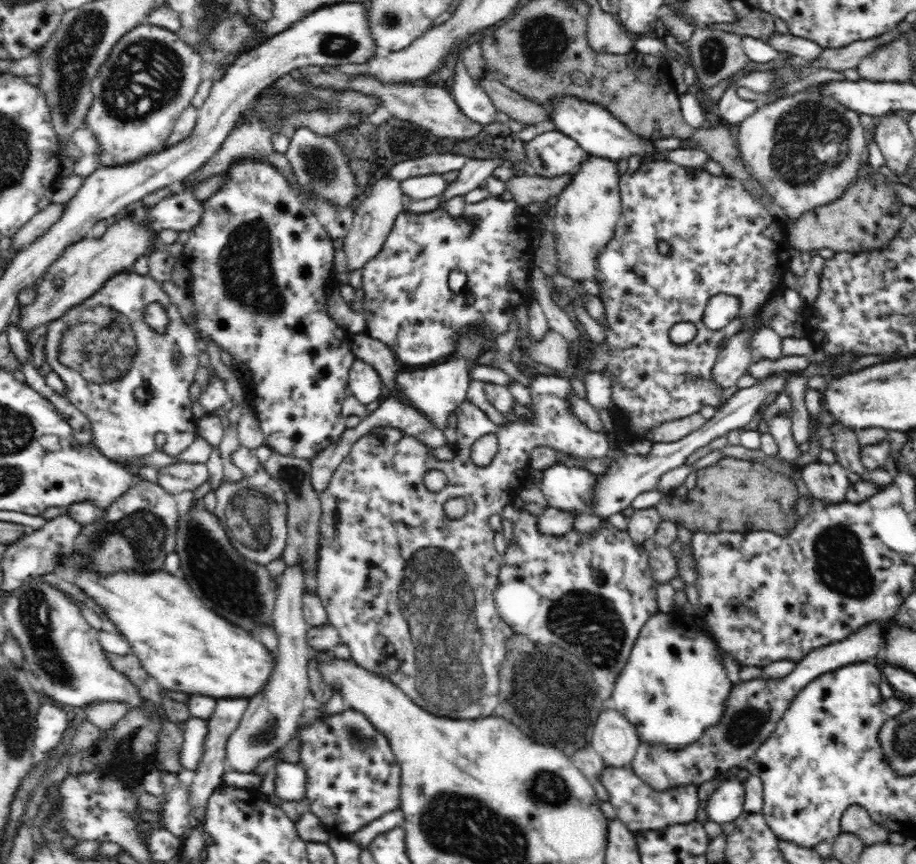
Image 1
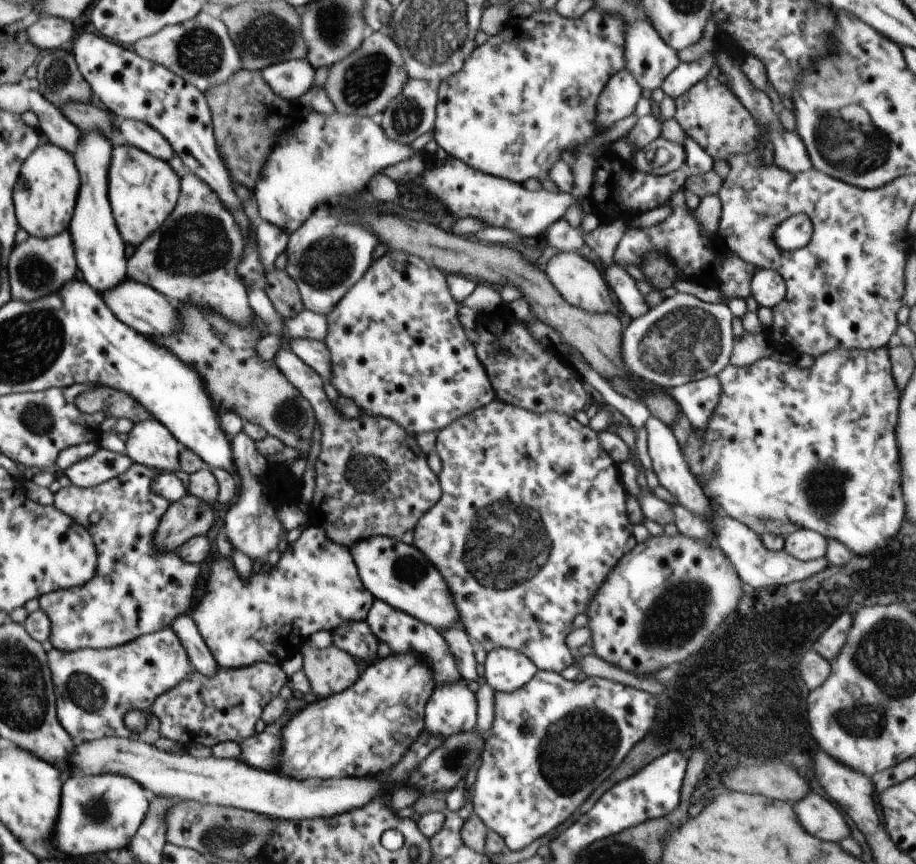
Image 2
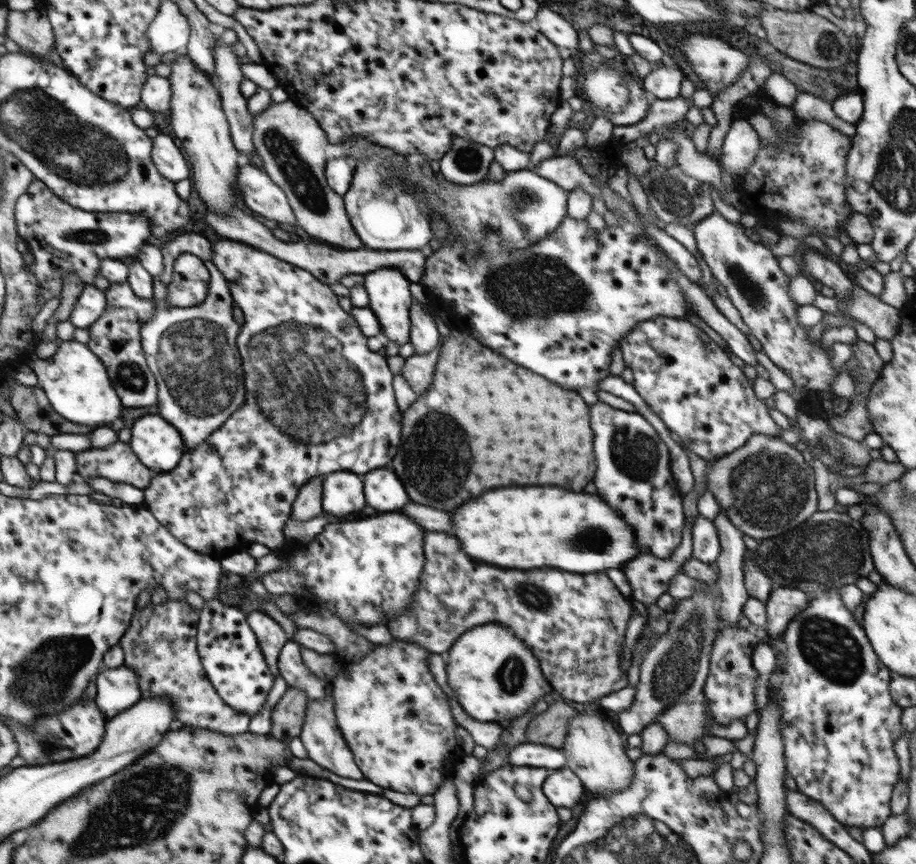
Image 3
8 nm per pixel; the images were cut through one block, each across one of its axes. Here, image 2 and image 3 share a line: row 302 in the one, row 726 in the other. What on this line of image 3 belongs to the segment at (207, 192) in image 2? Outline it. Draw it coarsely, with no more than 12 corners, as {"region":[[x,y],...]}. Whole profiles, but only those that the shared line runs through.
{"region":[[185,599],[136,611],[119,642],[140,698],[172,699],[177,724],[232,736]]}

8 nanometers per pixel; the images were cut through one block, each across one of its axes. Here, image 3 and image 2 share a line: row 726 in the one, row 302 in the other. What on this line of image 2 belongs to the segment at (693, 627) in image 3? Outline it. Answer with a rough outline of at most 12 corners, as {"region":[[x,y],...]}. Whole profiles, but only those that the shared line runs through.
{"region":[[604,267],[604,278],[632,319],[649,311],[624,267]]}

